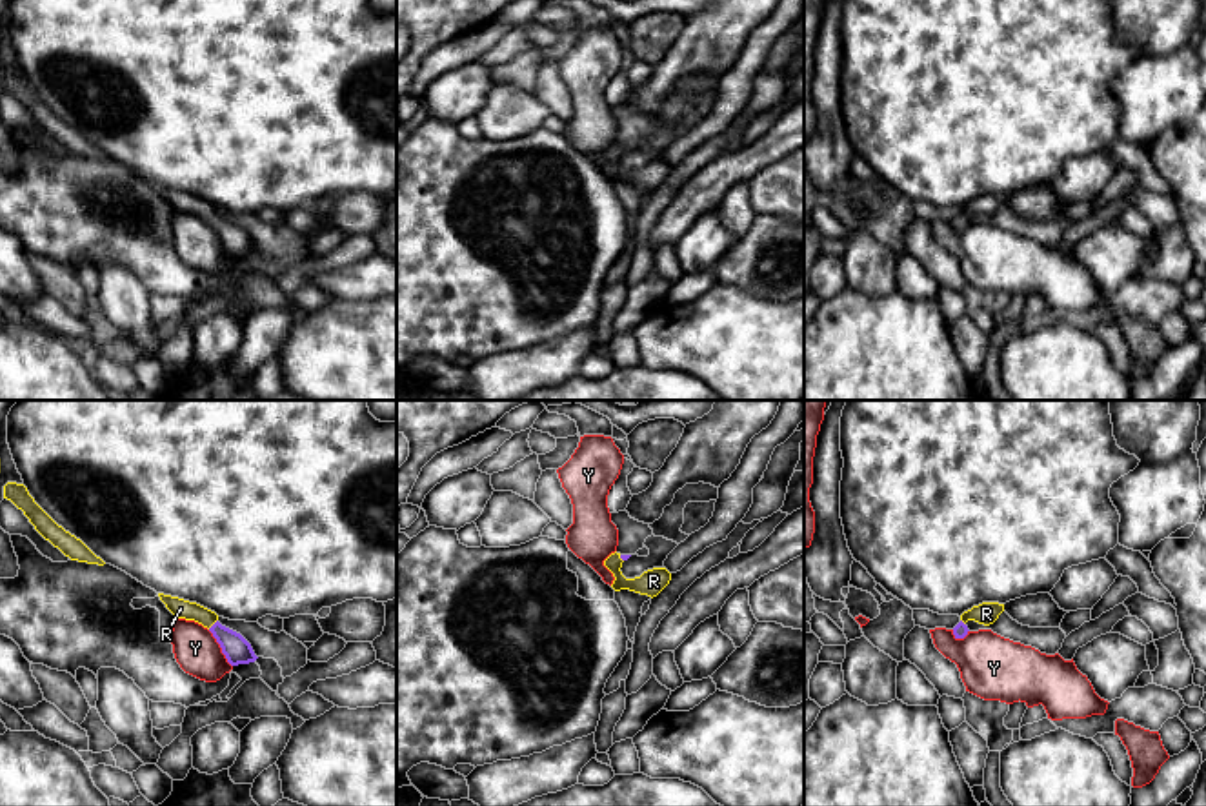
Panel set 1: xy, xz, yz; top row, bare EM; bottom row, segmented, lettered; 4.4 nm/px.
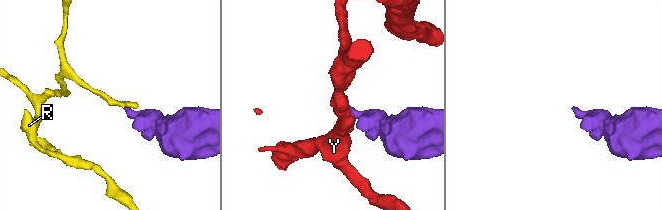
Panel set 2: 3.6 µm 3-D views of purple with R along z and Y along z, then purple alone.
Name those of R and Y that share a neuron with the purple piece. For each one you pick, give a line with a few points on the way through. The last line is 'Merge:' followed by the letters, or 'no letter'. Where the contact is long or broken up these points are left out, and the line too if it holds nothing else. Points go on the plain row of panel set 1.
R: runs through xy (237, 242), (213, 217), (206, 210), (180, 201)
Merge: R

